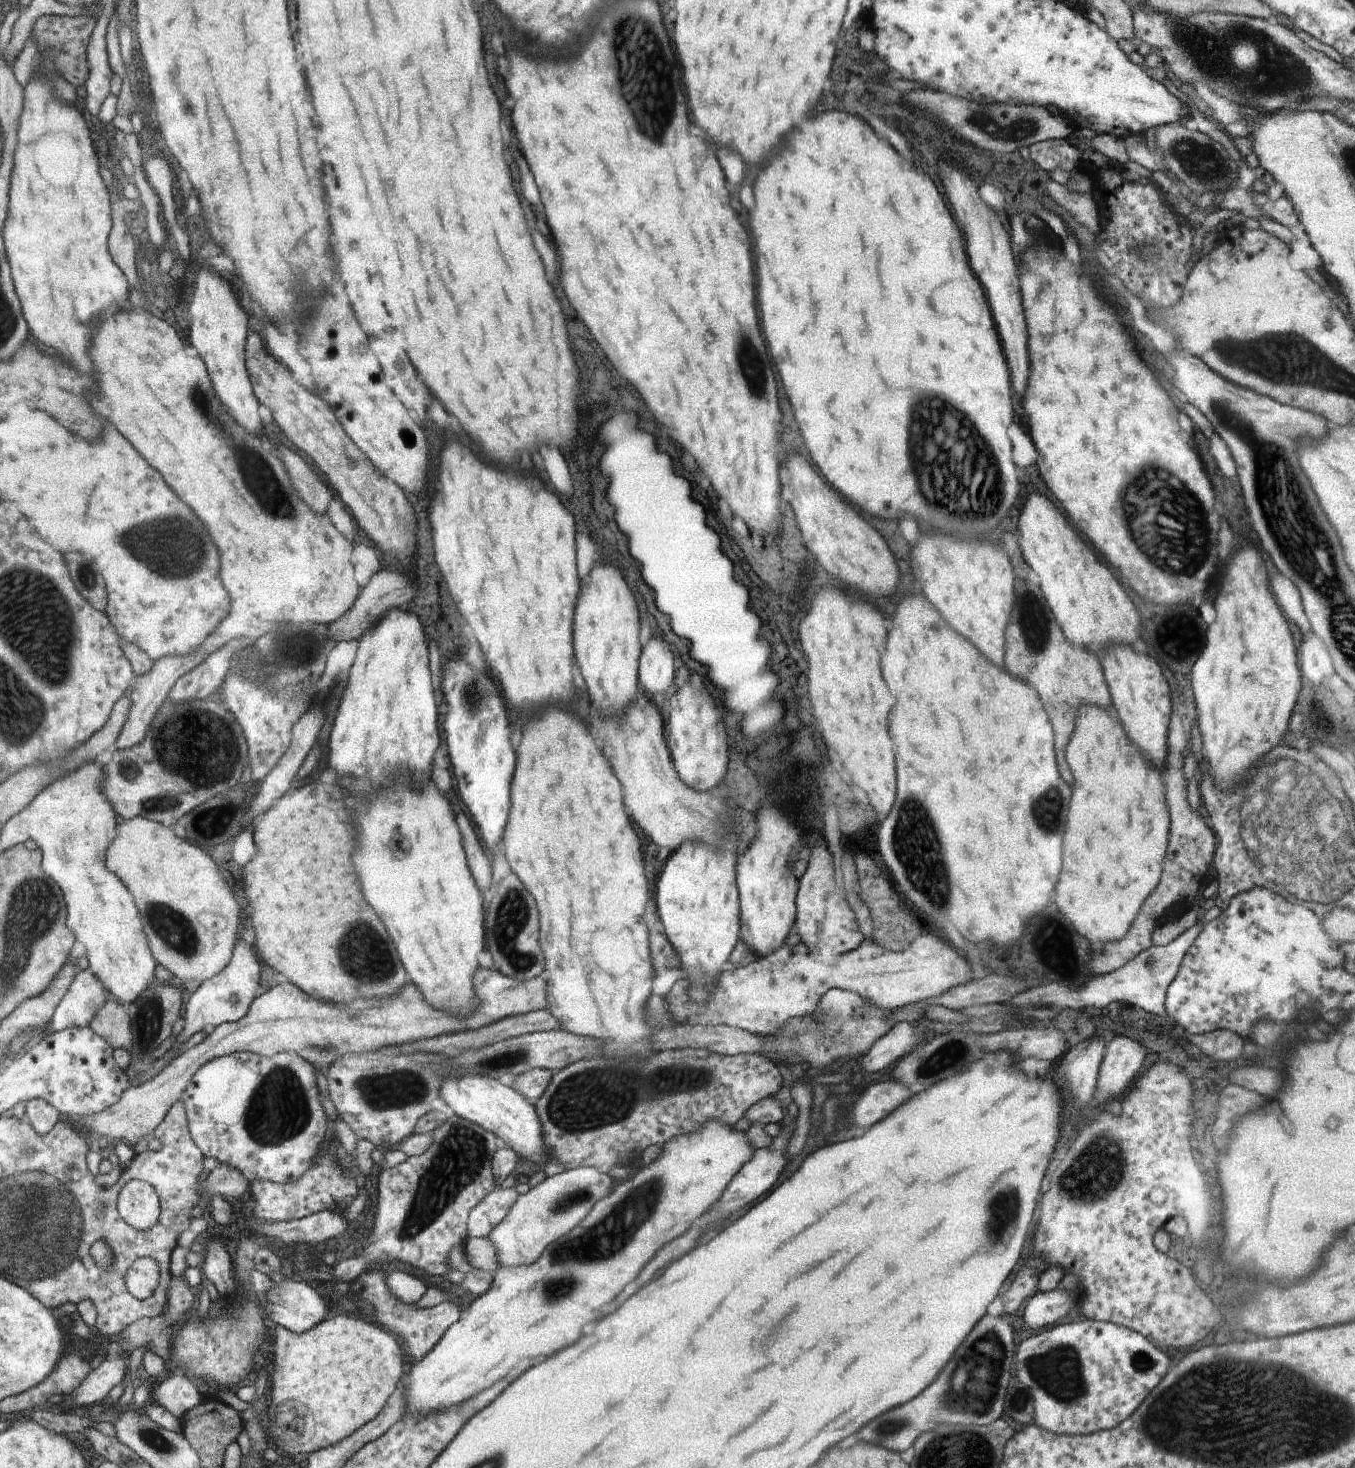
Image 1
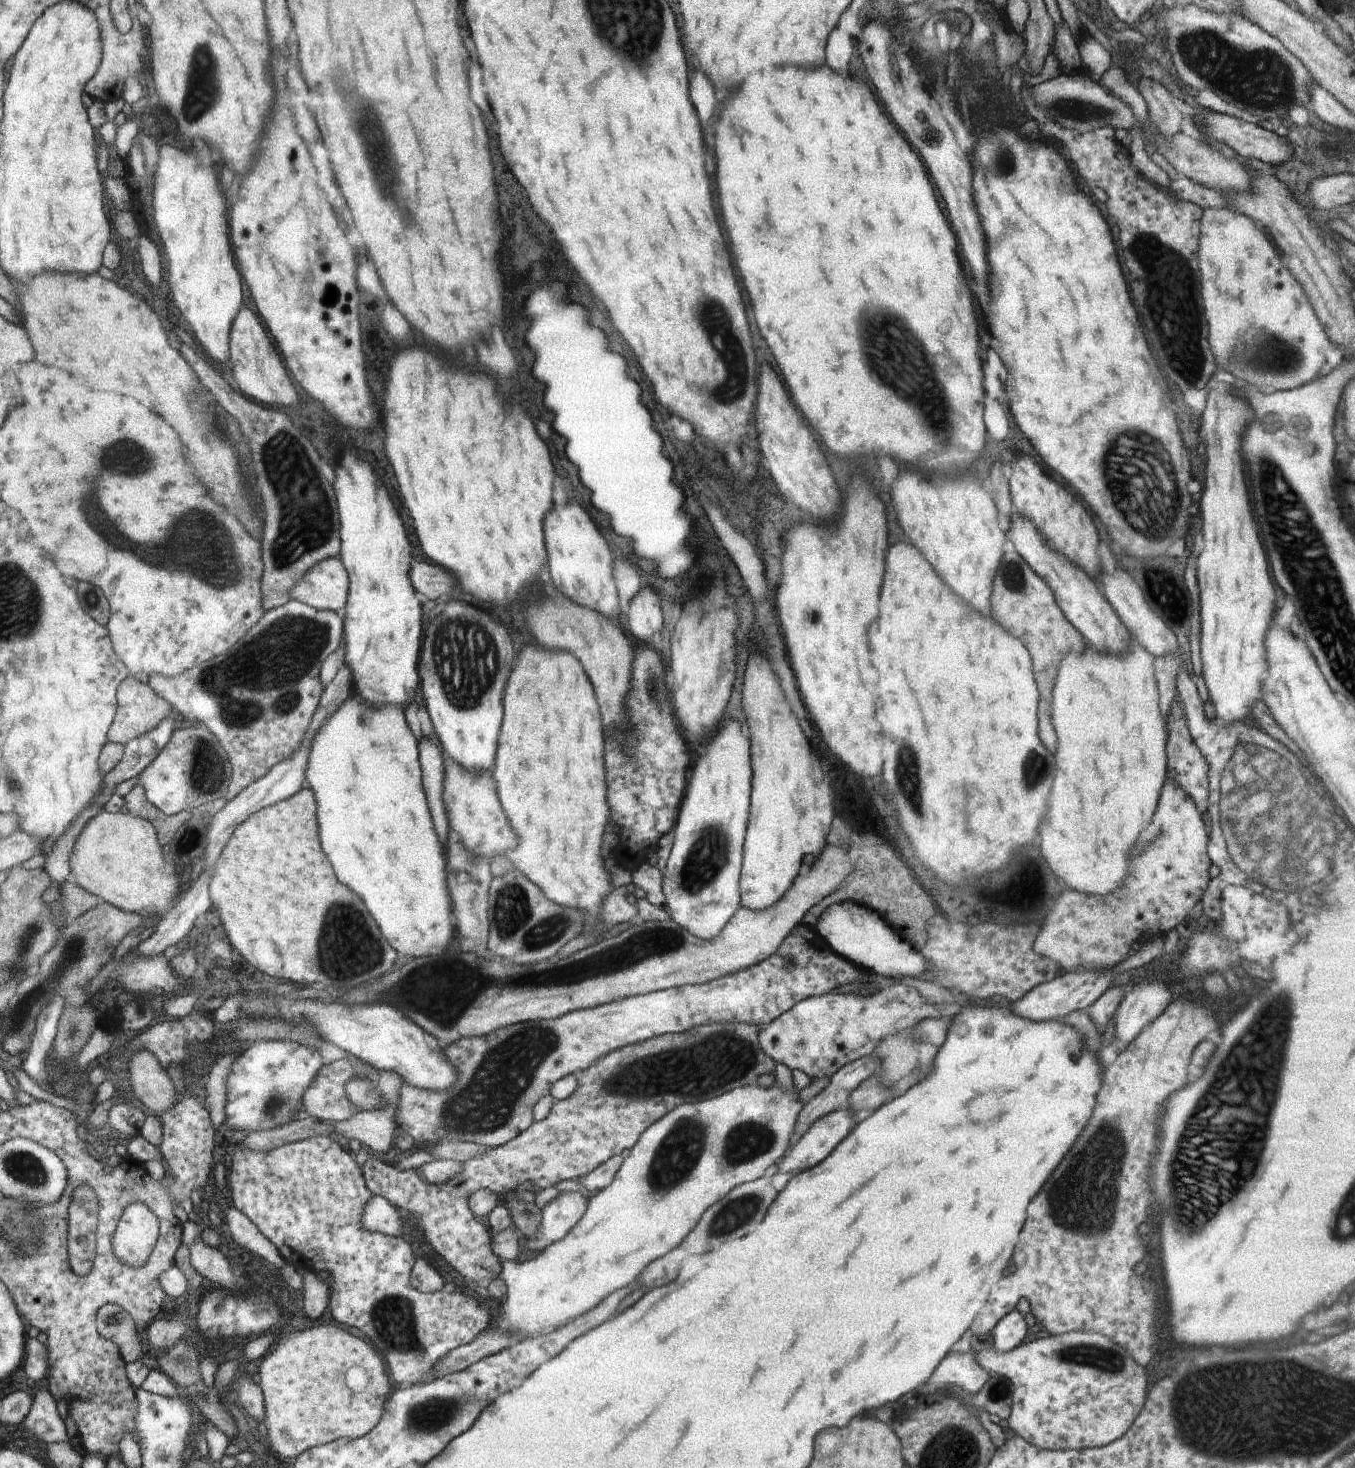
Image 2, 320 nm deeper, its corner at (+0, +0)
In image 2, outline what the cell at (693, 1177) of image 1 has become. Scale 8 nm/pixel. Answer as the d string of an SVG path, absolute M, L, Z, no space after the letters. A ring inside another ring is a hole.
M776 1082L769 1088L764 1088L758 1084L736 1087L729 1090L728 1093L721 1094L720 1097L706 1100L700 1099L698 1102L693 1103L685 1102L677 1106L676 1109L669 1110L665 1114L666 1118L662 1117L662 1122L653 1122L654 1126L650 1125L650 1130L646 1130L646 1134L641 1134L642 1142L638 1142L638 1146L634 1145L634 1148L628 1151L614 1180L606 1188L597 1191L593 1195L588 1195L588 1208L585 1210L585 1216L577 1222L577 1225L561 1241L553 1242L552 1245L547 1246L532 1260L522 1260L521 1262L502 1261L502 1281L507 1286L507 1294L502 1302L503 1316L505 1318L505 1322L502 1323L503 1327L518 1333L520 1340L536 1333L554 1330L554 1328L565 1324L566 1321L588 1313L590 1309L604 1301L610 1293L634 1285L637 1278L641 1276L652 1262L656 1261L658 1257L666 1256L677 1248L698 1224L703 1212L709 1206L728 1196L736 1186L764 1177L766 1173L774 1169L776 1164L778 1164L778 1160L782 1158L782 1154L786 1154L786 1150L788 1150L788 1146L792 1142L792 1136L794 1136L794 1126L798 1126L802 1110L808 1104L808 1101L800 1099L799 1091L797 1088L795 1088L795 1091L782 1090Z

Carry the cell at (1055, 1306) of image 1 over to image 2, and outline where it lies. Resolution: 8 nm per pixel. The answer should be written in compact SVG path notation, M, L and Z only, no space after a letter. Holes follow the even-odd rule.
M1017 1311L1003 1316L991 1330L992 1349L1005 1353L1016 1348L1024 1340L1028 1329L1024 1317Z

